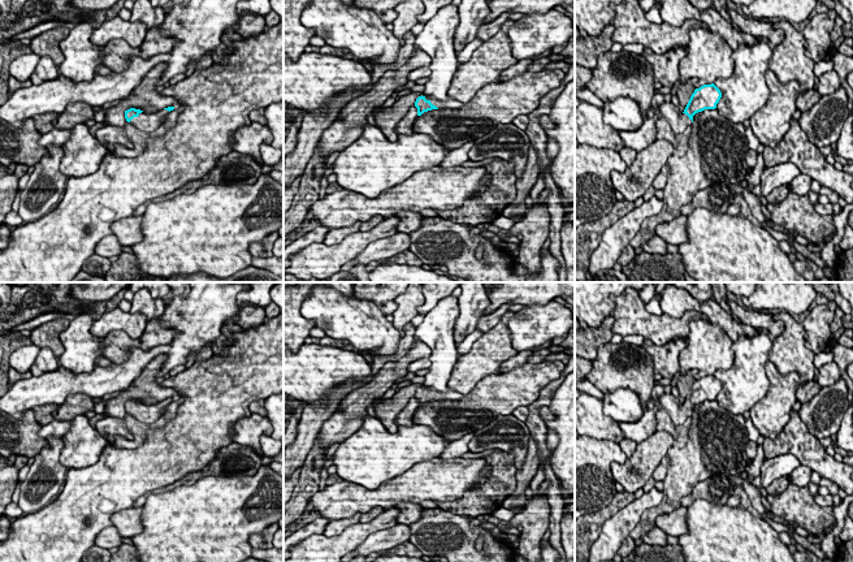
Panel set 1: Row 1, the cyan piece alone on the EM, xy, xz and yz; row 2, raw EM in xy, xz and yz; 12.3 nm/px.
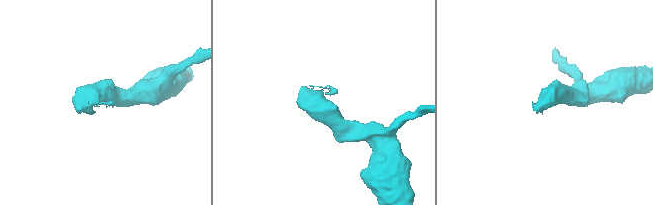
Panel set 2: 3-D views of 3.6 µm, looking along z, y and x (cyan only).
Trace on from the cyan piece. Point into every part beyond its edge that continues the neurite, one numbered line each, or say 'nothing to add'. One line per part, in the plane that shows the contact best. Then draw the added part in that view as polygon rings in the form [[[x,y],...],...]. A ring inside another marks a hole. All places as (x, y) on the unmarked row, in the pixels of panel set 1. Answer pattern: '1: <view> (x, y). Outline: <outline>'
1: xz (437, 329). Outline: [[[453,294],[442,298],[437,306],[430,310],[420,325],[415,328],[415,340],[411,345],[411,349],[417,341],[424,342],[432,349],[429,372],[425,375],[424,388],[437,399],[462,399],[464,395],[462,393],[454,392],[449,386],[449,380],[453,372],[453,368],[458,360],[458,350],[454,340],[455,320],[459,315],[458,298]]]

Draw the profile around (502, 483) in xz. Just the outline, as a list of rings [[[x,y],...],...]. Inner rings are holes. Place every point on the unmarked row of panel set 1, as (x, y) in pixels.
[[[495,449],[484,459],[490,470],[489,479],[482,485],[464,492],[462,498],[449,502],[436,501],[440,509],[476,519],[479,515],[498,510],[501,502],[516,490],[516,467],[512,454]]]

